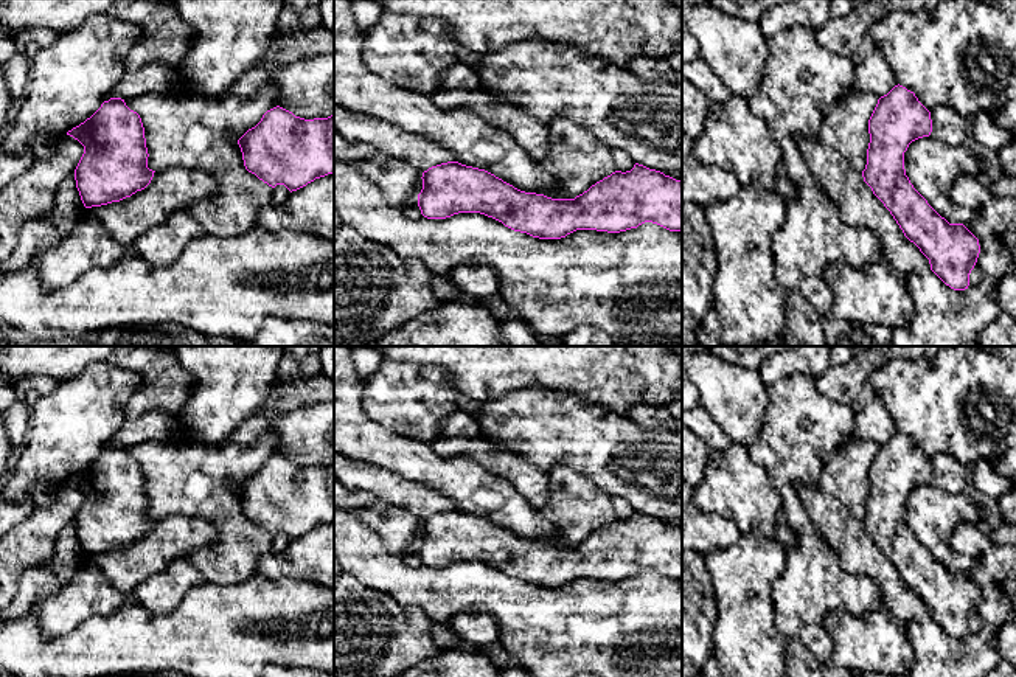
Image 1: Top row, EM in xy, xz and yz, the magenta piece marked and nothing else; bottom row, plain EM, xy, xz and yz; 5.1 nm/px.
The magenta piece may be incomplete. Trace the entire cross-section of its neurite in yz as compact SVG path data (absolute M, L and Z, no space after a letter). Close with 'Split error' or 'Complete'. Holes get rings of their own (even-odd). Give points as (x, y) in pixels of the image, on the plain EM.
M895 433L878 447L868 467L870 491L862 525L904 584L929 607L931 618L951 637L965 638L980 601L979 587L963 571L941 565L913 536L904 517L909 492L931 480L931 460L913 439Z. Complete

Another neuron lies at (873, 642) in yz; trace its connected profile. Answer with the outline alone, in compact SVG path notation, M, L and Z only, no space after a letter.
M830 610L823 627L831 641L831 663L862 674L909 674L915 654L901 624L886 610L850 613Z

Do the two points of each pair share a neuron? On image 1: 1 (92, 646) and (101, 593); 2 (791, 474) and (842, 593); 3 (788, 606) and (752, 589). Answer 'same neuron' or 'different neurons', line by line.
1: different neurons
2: same neuron
3: different neurons

